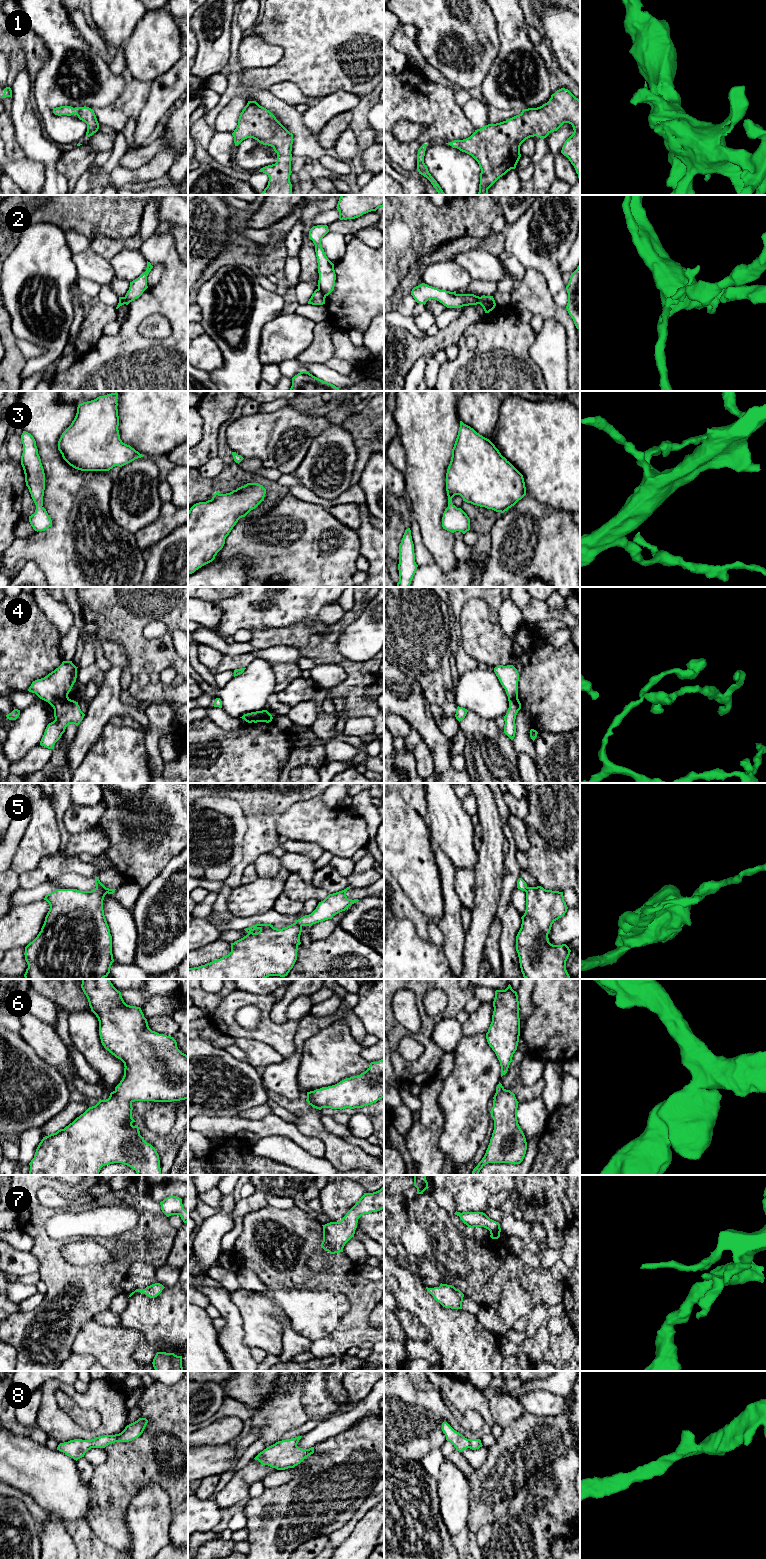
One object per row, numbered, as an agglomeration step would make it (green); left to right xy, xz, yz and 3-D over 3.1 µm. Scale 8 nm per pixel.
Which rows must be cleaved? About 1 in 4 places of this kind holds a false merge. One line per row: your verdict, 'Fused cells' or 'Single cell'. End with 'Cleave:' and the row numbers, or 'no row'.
1: Single cell
2: Fused cells
3: Single cell
4: Fused cells
5: Fused cells
6: Single cell
7: Single cell
8: Single cell
Cleave: 2, 4, 5

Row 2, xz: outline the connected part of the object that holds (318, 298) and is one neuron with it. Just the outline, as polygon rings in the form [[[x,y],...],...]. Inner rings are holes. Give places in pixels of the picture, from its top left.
[[[316,289],[308,301],[308,304],[312,305],[323,305],[325,304],[326,296],[319,290]]]

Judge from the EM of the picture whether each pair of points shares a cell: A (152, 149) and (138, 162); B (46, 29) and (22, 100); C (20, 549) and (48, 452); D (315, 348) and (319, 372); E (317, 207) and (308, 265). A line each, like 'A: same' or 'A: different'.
A: same
B: different
C: same
D: different
E: same

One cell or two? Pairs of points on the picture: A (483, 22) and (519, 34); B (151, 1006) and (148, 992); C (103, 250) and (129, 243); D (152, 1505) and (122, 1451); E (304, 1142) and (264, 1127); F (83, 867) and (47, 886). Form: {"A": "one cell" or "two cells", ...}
{"A": "two cells", "B": "two cells", "C": "one cell", "D": "two cells", "E": "one cell", "F": "two cells"}

